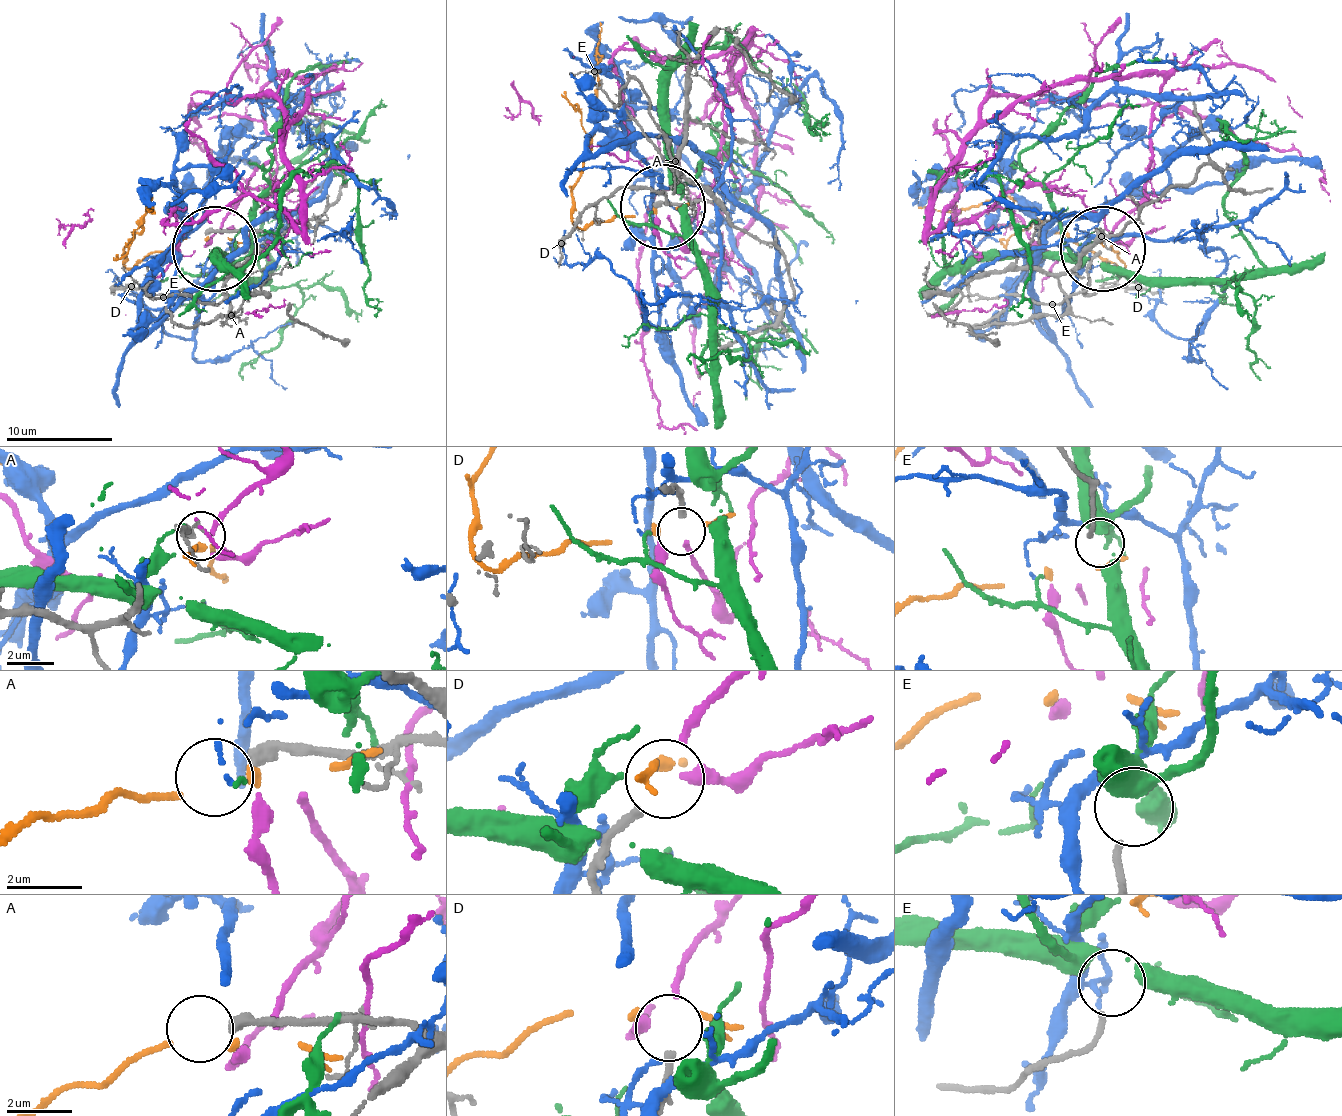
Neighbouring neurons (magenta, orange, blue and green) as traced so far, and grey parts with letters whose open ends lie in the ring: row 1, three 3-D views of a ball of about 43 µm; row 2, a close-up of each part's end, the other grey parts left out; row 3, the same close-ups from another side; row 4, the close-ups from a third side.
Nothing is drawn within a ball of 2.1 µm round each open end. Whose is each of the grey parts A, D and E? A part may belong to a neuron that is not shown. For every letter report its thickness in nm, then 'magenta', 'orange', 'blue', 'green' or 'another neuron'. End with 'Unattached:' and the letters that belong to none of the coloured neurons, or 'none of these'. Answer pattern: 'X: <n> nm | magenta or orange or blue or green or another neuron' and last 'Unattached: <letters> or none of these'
A: 380 nm | another neuron
D: 260 nm | magenta
E: 160 nm | green
Unattached: A

